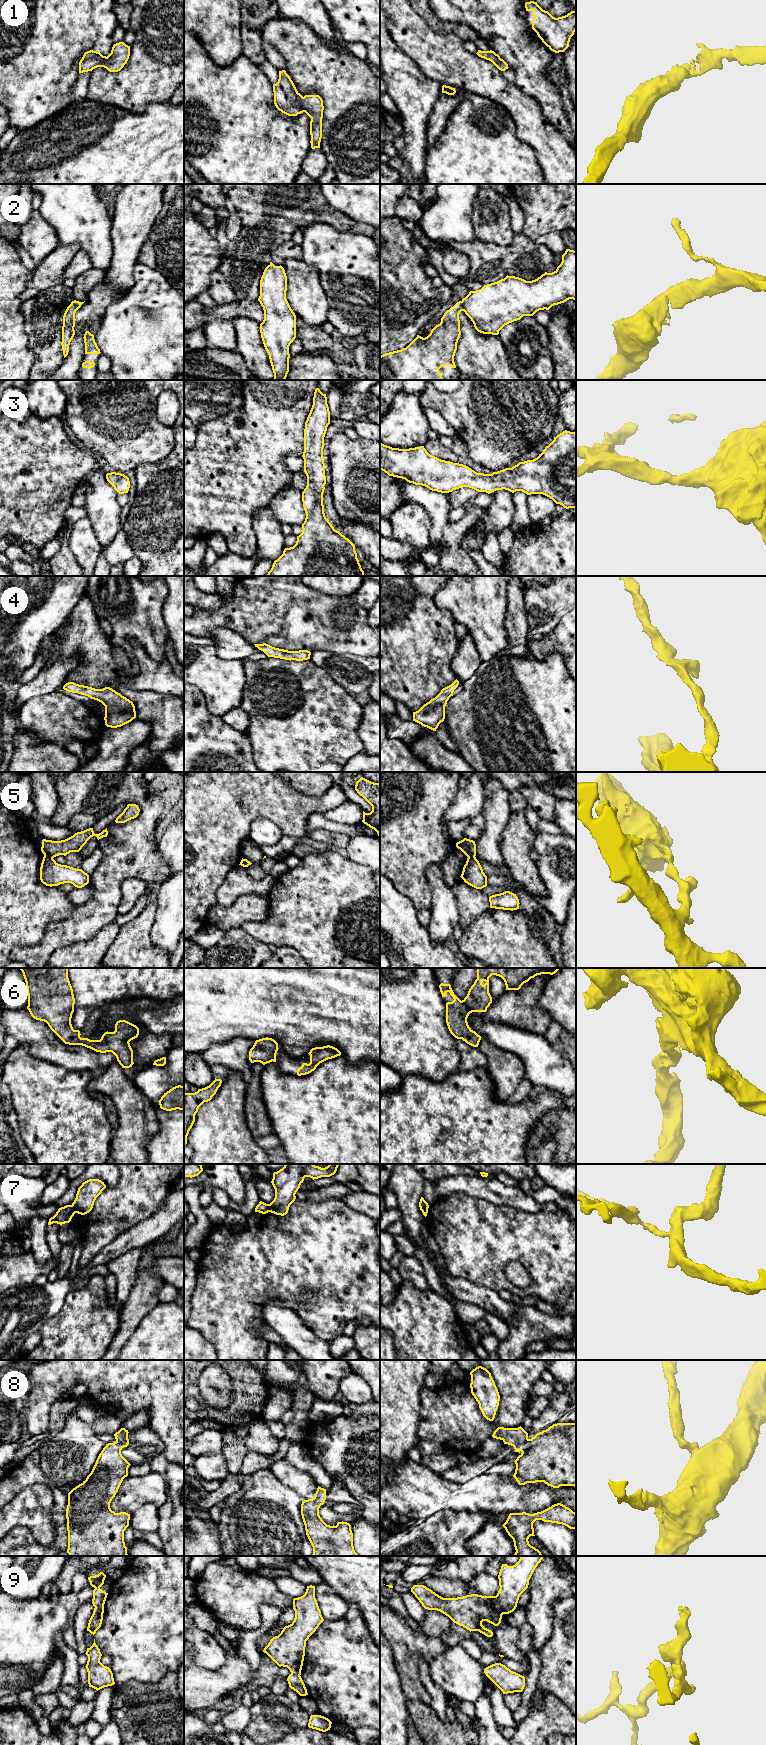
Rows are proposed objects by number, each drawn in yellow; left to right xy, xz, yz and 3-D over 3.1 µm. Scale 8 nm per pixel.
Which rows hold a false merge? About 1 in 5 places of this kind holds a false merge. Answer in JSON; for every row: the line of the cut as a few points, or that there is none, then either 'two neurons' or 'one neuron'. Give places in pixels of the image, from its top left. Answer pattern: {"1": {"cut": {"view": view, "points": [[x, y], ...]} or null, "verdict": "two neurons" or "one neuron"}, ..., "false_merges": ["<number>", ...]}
{"1": {"cut": null, "verdict": "one neuron"}, "2": {"cut": null, "verdict": "one neuron"}, "3": {"cut": null, "verdict": "one neuron"}, "4": {"cut": null, "verdict": "one neuron"}, "5": {"cut": {"view": "xy", "points": [[44, 854], [53, 857]]}, "verdict": "two neurons"}, "6": {"cut": null, "verdict": "one neuron"}, "7": {"cut": {"view": "xy", "points": [[70, 1205], [76, 1212]]}, "verdict": "two neurons"}, "8": {"cut": null, "verdict": "one neuron"}, "9": {"cut": null, "verdict": "one neuron"}, "false_merges": ["5", "7"]}

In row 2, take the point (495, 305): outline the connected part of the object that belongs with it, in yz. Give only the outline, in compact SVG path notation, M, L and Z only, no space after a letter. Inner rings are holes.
M566 249L561 264L552 273L545 272L532 281L507 275L504 279L484 285L479 290L470 291L465 298L444 313L441 322L427 337L417 335L406 348L381 355L380 380L444 380L439 369L442 366L456 368L454 356L461 335L461 311L471 319L478 332L498 335L505 325L520 320L523 316L533 316L539 310L549 310L569 299L576 301L576 251Z

